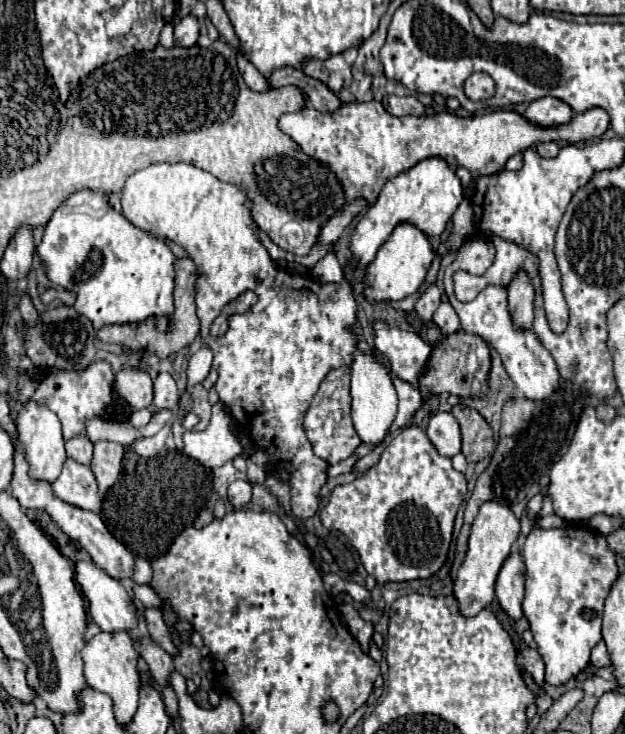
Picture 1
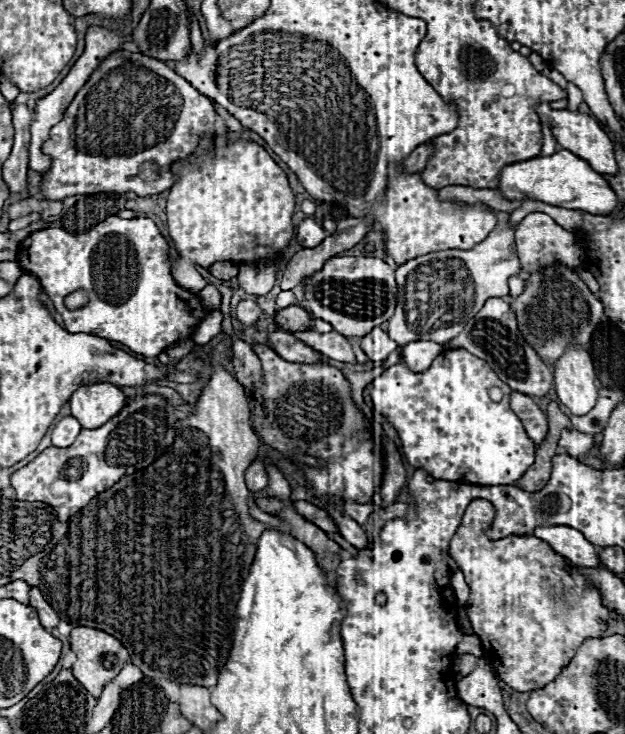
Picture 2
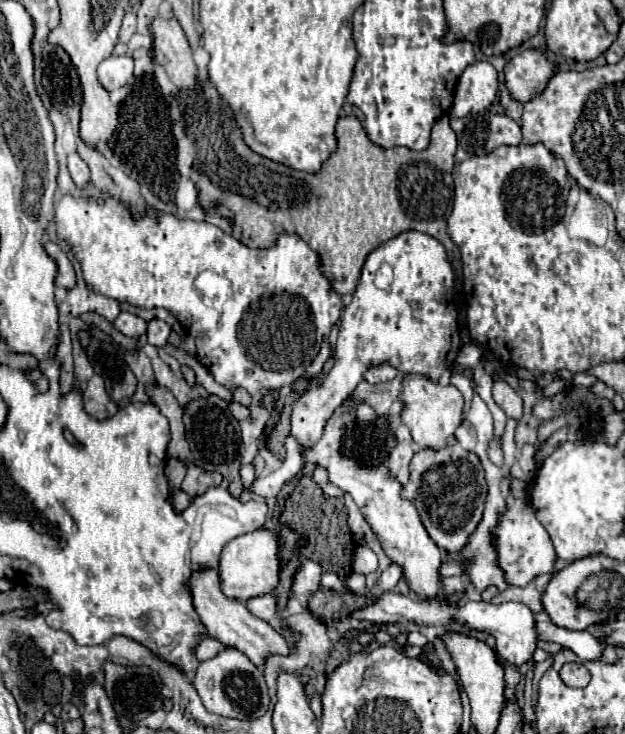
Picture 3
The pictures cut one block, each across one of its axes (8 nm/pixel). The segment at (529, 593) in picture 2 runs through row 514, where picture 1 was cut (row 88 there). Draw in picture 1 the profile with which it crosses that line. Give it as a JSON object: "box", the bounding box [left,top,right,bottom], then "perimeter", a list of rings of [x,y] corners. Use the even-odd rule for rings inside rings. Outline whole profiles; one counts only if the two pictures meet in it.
{"box":[464,72,494,100],"perimeter":[[[484,72],[470,74],[464,82],[464,92],[470,100],[486,100],[494,94],[494,80]]]}

